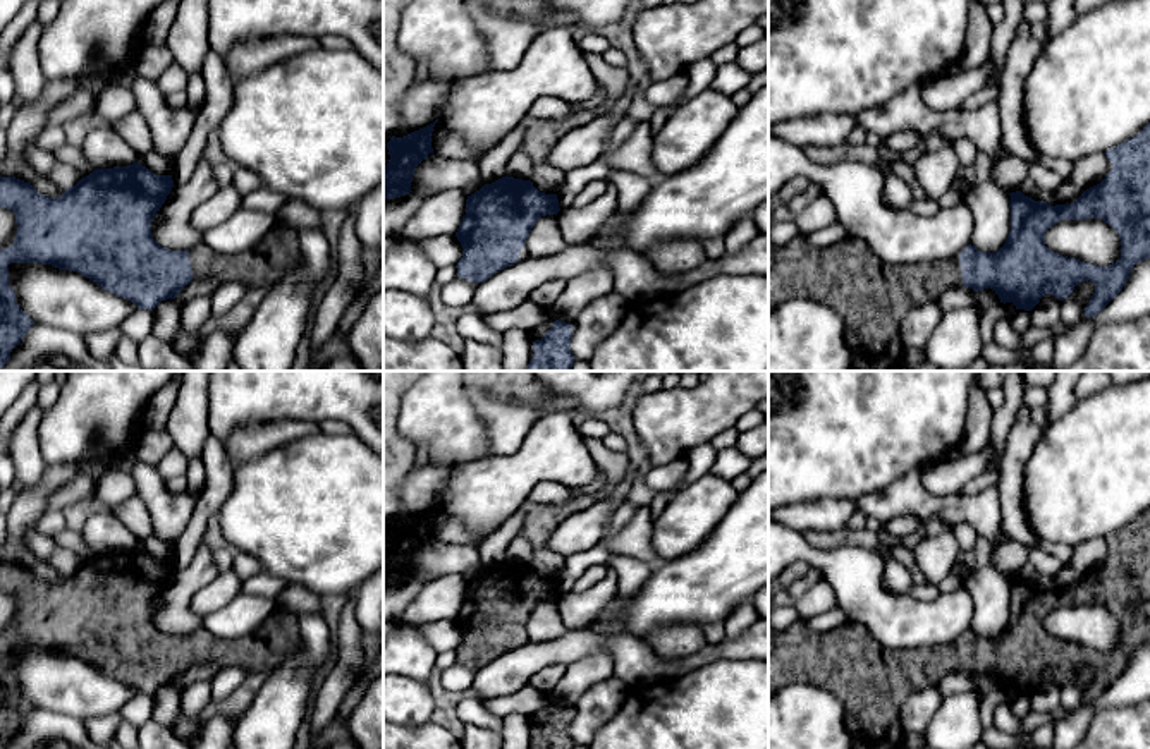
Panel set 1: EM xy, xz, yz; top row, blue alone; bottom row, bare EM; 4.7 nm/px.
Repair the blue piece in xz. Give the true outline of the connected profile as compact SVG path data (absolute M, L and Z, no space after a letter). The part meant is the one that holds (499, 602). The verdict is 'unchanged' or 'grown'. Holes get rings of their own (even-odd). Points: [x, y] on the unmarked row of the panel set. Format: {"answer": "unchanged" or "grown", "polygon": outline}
{"answer": "grown", "polygon": "M502 562L468 581L466 600L456 617L462 642L456 649L457 661L481 668L497 656L529 642L526 624L535 608L560 596L557 579L540 577L531 565Z"}

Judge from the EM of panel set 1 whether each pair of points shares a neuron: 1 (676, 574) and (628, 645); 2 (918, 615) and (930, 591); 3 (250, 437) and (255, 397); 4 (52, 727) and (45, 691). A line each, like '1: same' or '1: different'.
1: different
2: different
3: different
4: different

